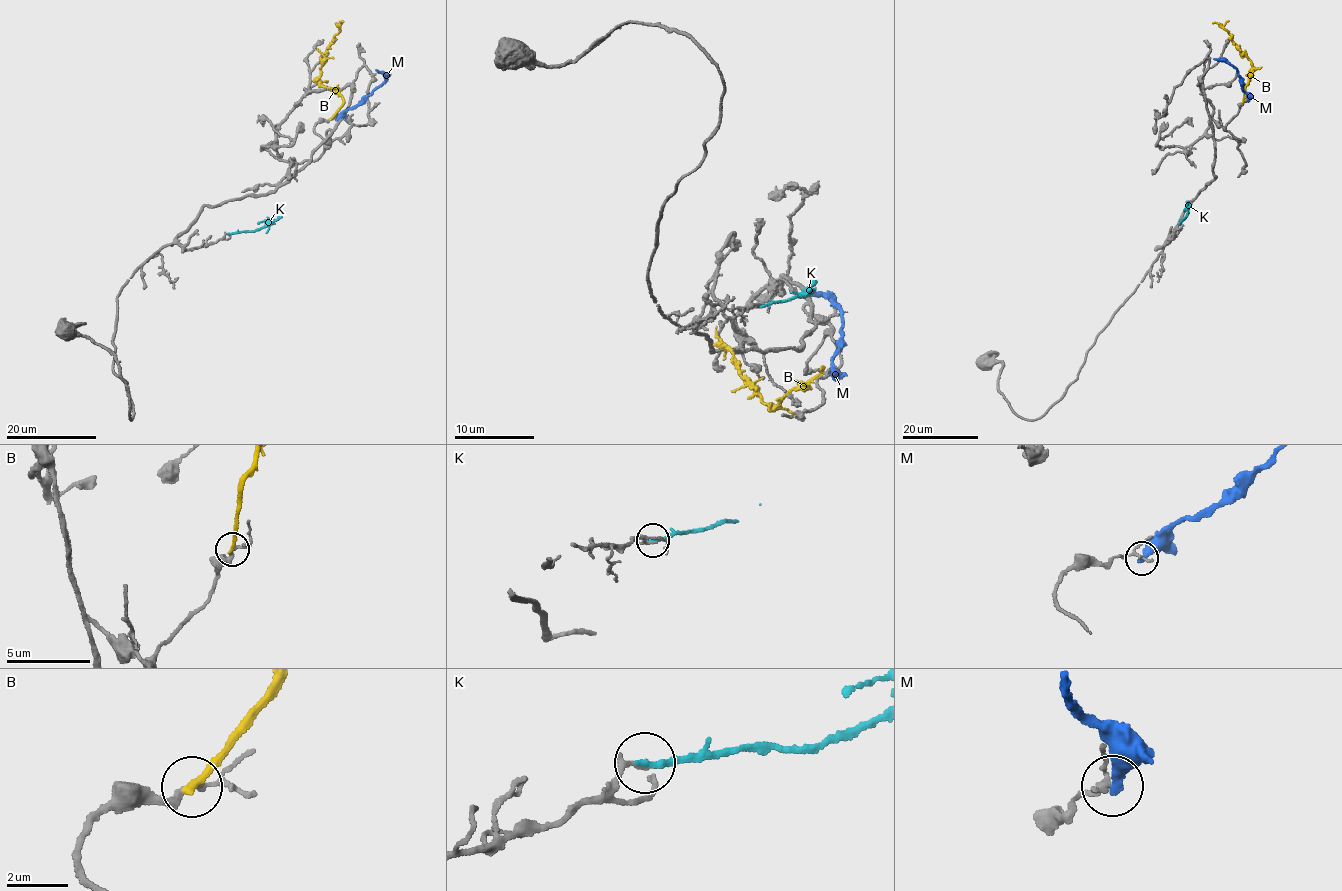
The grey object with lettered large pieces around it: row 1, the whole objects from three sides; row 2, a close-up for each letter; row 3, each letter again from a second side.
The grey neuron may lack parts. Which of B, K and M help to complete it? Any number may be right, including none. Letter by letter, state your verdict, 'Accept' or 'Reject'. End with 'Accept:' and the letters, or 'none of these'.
B: Reject
K: Reject
M: Reject
Accept: none of these

